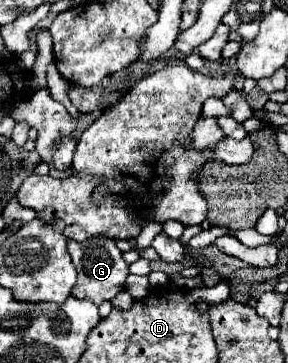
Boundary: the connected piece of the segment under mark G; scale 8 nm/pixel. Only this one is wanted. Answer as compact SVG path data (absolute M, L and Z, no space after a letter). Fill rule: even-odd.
M95 236L87 242L75 242L69 240L69 254L73 258L73 266L77 268L77 282L73 286L71 296L83 300L91 300L93 304L101 304L105 300L111 300L117 292L121 292L125 288L125 280L129 276L129 266L125 264L121 250L115 246L115 242L111 238L105 236Z

